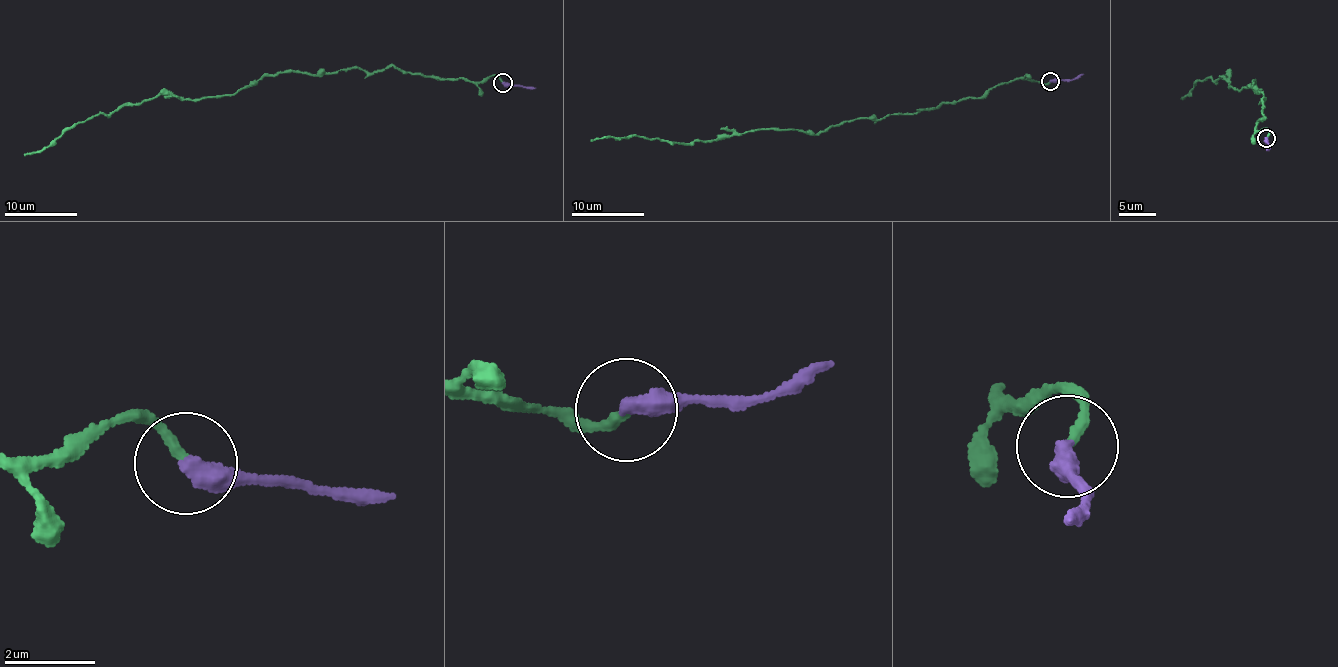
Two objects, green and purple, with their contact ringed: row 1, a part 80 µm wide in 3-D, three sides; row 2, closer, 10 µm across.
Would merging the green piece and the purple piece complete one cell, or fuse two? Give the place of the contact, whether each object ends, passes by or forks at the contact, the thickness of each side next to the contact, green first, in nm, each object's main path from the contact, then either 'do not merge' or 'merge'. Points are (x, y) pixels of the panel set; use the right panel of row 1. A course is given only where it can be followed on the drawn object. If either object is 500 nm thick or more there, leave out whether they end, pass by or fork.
(1266, 138) | green ends | purple ends | 220/440 nm | green via (1266, 138), (1266, 130), (1254, 128), (1264, 117), (1253, 80), (1235, 89), (1228, 73), (1208, 77), (1182, 98) | purple via (1266, 138), (1270, 147), (1266, 150) | merge

